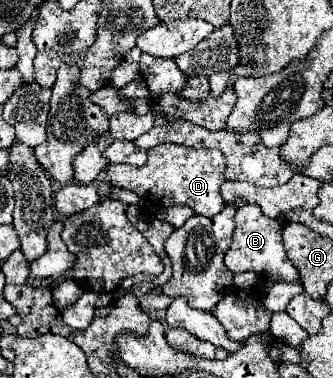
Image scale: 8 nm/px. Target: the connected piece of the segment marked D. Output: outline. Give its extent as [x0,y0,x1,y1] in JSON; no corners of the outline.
[107,145,227,217]

